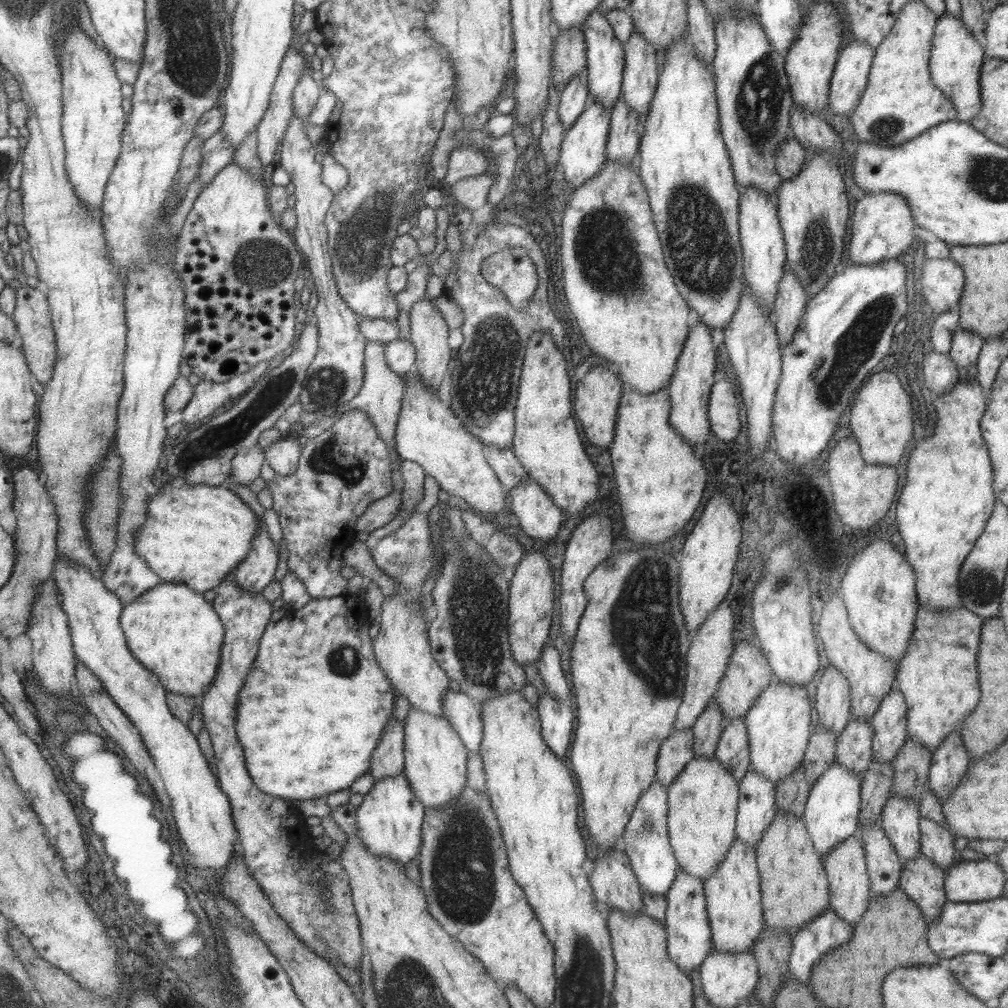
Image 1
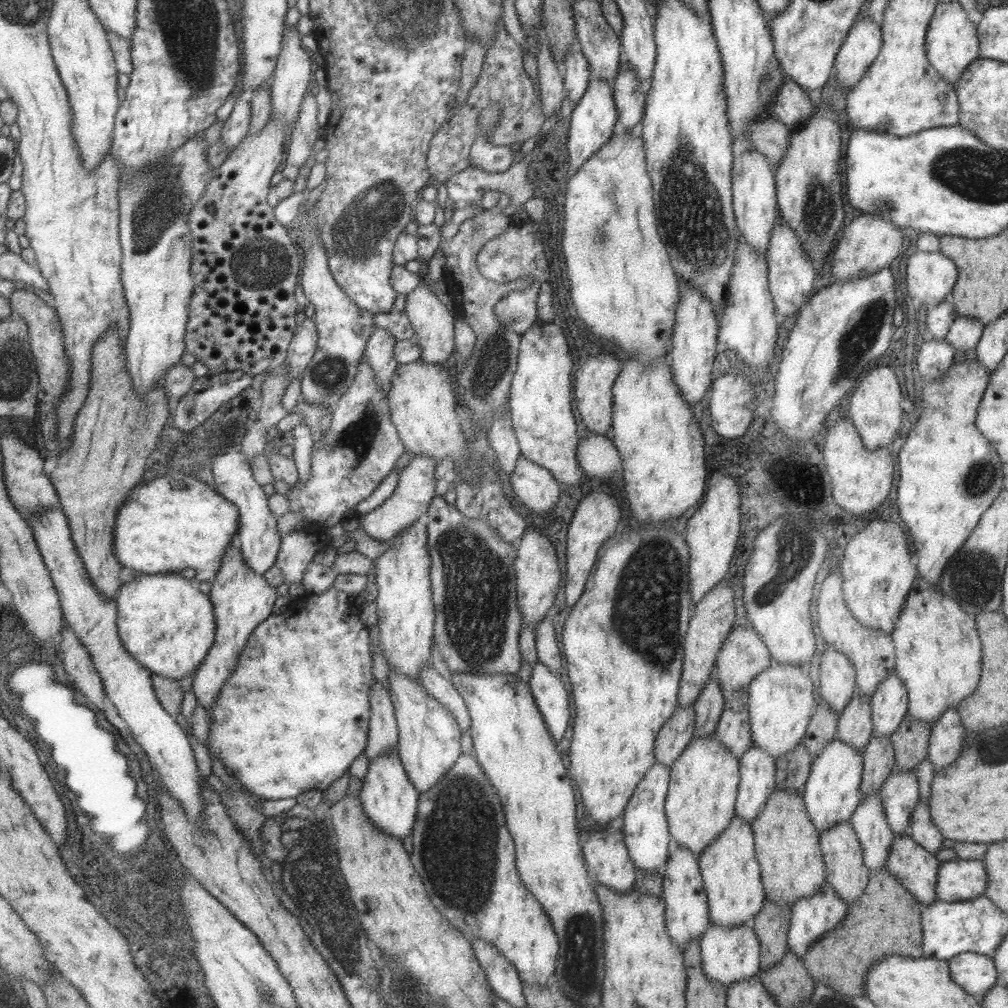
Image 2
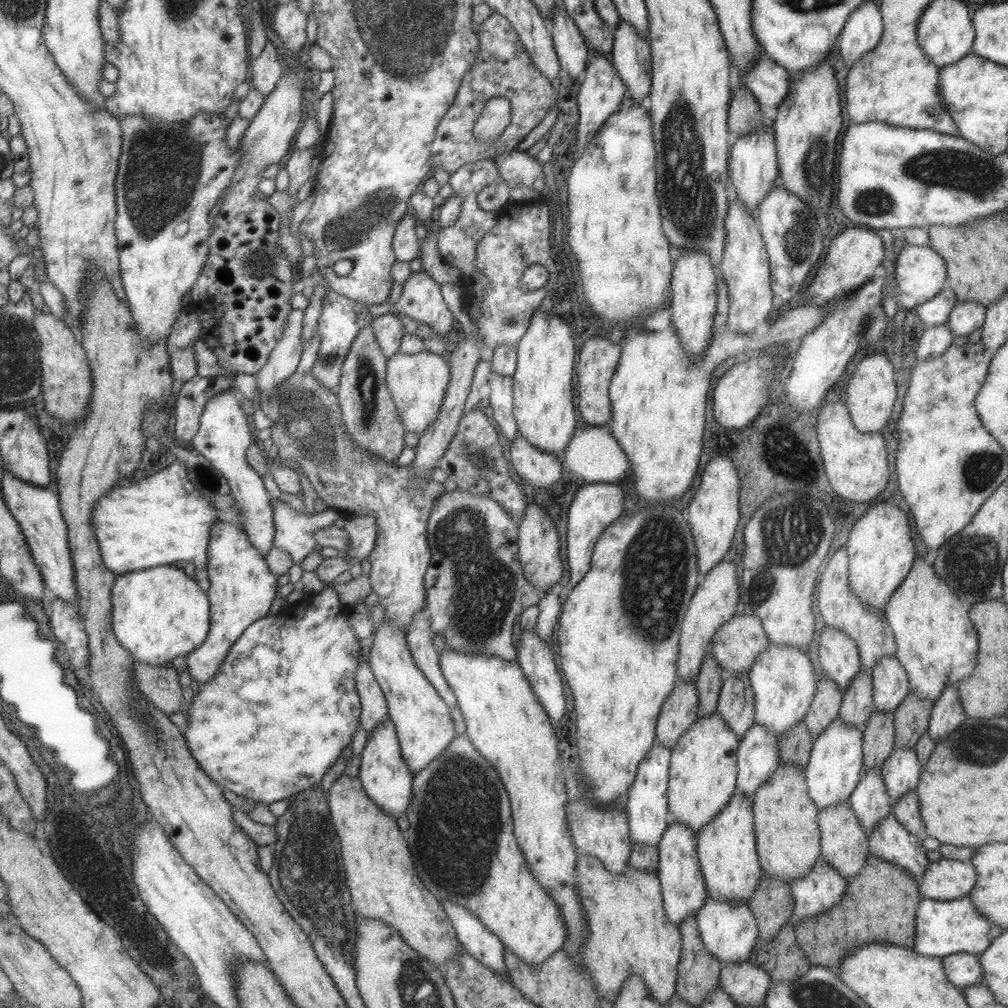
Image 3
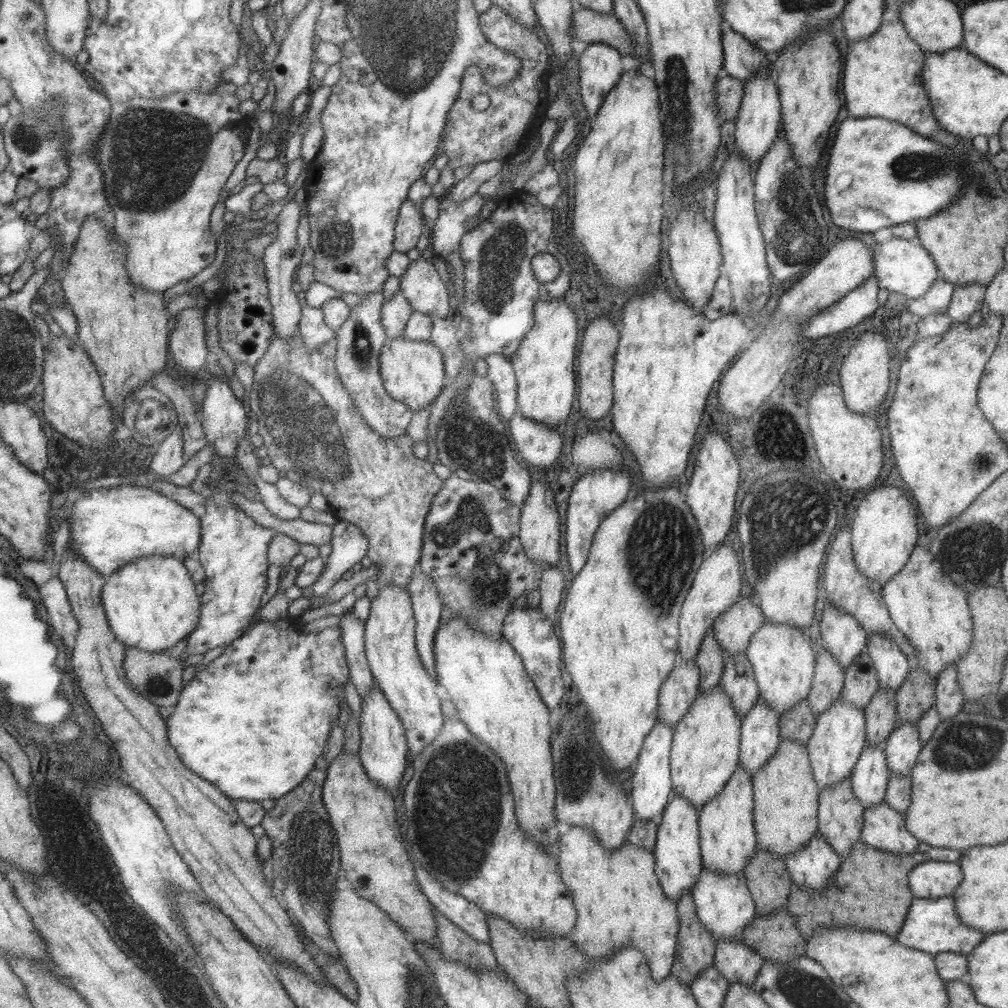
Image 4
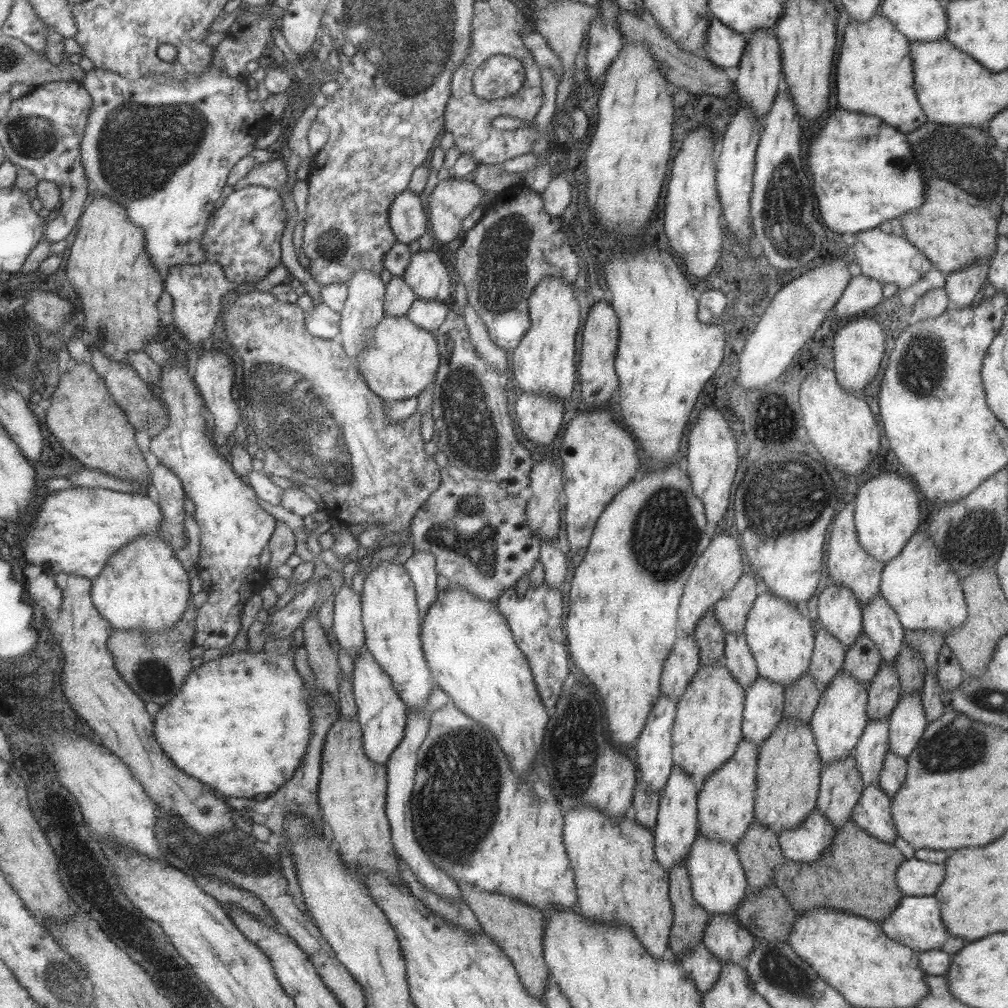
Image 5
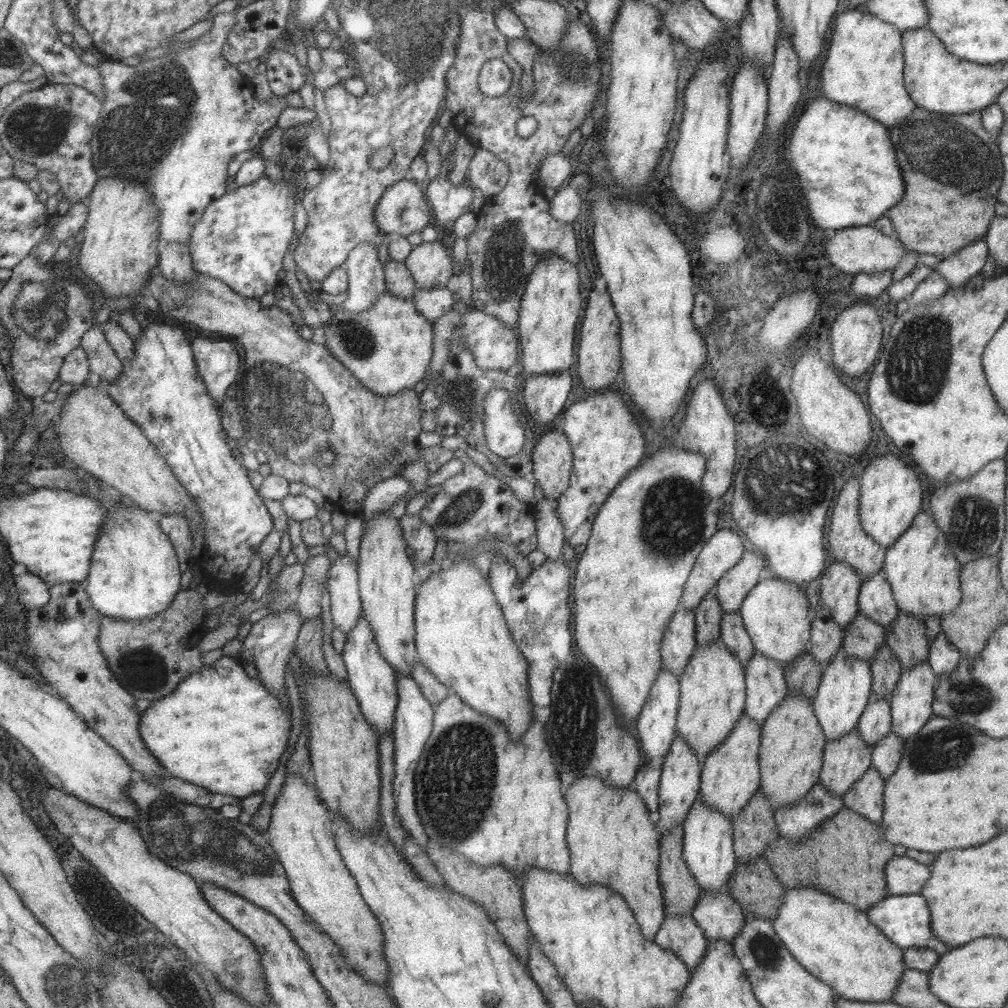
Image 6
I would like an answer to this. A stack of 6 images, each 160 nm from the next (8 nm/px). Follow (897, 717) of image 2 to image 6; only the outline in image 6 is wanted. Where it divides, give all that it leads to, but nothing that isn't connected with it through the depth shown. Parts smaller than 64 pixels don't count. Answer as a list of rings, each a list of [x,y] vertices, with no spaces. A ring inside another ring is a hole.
[[[882,568],[860,581],[858,610],[878,622],[884,630],[896,617],[898,608]]]

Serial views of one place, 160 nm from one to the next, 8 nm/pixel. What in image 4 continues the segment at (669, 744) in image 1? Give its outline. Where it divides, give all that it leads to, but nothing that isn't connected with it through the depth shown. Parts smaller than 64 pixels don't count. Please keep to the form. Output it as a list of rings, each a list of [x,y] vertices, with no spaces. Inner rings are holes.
[[[677,656],[673,668],[658,690],[657,714],[671,728],[689,710],[698,692],[700,672],[695,659],[683,661]]]

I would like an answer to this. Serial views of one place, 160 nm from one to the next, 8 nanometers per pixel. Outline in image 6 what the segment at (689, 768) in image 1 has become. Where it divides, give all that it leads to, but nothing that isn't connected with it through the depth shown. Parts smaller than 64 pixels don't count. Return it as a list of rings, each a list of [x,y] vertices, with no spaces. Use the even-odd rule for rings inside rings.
[[[719,640],[695,645],[683,672],[678,676],[679,700],[676,714],[676,734],[699,759],[706,757],[744,714],[746,697],[744,668],[735,655]]]

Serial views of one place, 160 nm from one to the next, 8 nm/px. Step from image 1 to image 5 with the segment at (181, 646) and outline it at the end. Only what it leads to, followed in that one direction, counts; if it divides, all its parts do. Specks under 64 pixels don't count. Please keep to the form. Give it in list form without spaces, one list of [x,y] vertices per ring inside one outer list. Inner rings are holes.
[[[143,535],[130,538],[120,549],[107,557],[100,574],[90,579],[90,599],[97,612],[113,629],[143,629],[151,633],[169,629],[179,620],[188,607],[189,581],[187,572],[175,557],[174,550],[159,535]]]

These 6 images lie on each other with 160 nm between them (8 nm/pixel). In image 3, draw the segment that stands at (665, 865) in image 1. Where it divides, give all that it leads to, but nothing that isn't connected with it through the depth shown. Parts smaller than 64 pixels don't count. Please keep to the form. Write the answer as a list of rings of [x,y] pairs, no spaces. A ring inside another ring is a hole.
[[[656,740],[652,747],[639,761],[633,782],[627,789],[627,802],[624,811],[627,813],[630,840],[642,845],[655,845],[662,837],[670,822],[674,821],[668,807],[668,764],[670,749]]]

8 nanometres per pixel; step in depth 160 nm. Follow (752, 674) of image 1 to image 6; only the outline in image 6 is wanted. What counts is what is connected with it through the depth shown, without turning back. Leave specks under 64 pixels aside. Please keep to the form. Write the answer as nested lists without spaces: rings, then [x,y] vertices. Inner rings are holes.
[[[747,547],[737,564],[717,579],[714,589],[723,612],[738,612],[745,595],[759,581],[758,574],[763,568],[766,568],[763,556]]]

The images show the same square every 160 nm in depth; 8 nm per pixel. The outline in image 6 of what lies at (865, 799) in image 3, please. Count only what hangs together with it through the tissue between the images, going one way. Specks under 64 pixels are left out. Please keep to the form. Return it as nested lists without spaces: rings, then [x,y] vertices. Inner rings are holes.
[[[877,697],[867,703],[863,712],[859,715],[856,729],[867,743],[868,749],[874,747],[874,742],[886,736],[891,731],[891,717],[888,700],[885,697]]]

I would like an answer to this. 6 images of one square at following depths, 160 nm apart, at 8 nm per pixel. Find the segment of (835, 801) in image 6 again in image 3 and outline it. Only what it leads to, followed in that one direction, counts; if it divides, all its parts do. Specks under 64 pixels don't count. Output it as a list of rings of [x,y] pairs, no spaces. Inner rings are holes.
[[[820,859],[804,877],[789,882],[793,898],[793,912],[788,919],[792,927],[801,920],[815,918],[841,900],[846,880],[832,866]]]

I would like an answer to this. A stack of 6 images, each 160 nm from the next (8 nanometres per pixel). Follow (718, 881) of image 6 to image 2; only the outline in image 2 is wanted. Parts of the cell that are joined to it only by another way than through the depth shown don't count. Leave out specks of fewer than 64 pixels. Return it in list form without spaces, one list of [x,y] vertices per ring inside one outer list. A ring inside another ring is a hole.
[[[710,922],[698,945],[703,974],[709,977],[710,981],[715,981],[727,988],[730,984],[756,977],[760,964],[760,944],[751,925],[741,924],[735,928],[723,928]]]

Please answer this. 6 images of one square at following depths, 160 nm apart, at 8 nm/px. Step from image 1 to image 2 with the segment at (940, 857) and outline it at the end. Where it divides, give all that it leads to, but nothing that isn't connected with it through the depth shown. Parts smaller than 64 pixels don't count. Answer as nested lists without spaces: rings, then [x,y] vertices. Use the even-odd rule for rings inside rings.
[[[921,799],[911,811],[907,835],[921,848],[933,854],[941,848],[941,842],[945,839],[931,822],[928,805]]]

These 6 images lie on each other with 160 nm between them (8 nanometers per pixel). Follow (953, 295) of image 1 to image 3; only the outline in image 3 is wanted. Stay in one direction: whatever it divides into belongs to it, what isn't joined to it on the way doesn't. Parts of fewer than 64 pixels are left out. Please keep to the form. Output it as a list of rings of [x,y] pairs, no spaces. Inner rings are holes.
[[[905,243],[894,259],[894,281],[901,294],[925,302],[946,286],[944,260],[929,245]]]

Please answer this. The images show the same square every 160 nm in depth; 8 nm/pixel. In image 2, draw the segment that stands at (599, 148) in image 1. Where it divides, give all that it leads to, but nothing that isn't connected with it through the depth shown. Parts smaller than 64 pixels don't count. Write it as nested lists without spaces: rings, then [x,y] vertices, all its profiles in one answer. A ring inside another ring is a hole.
[[[591,77],[587,90],[582,92],[570,114],[566,142],[570,173],[575,172],[589,156],[609,140],[617,127],[617,122],[618,112],[612,97],[611,86],[603,80]]]

